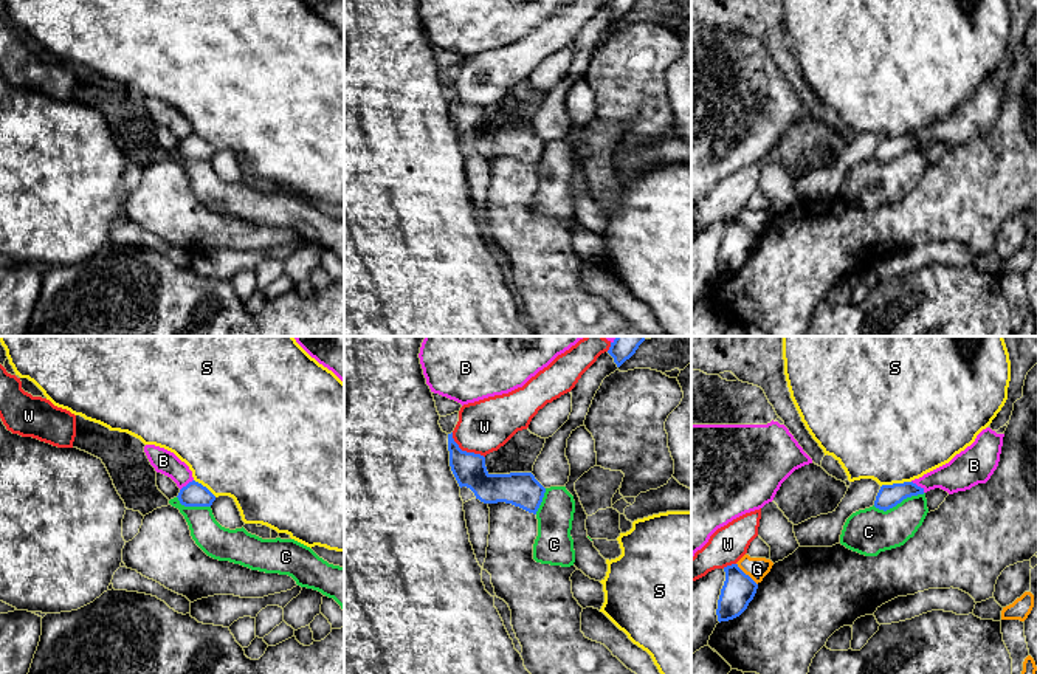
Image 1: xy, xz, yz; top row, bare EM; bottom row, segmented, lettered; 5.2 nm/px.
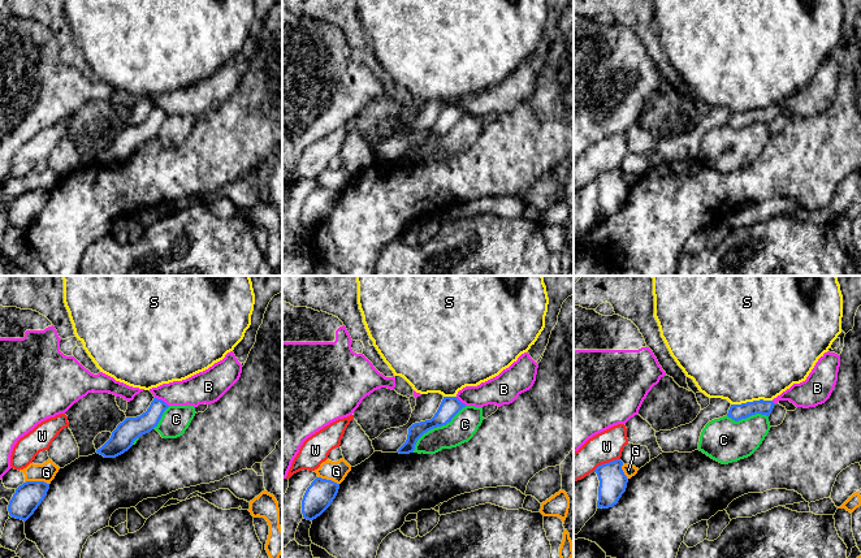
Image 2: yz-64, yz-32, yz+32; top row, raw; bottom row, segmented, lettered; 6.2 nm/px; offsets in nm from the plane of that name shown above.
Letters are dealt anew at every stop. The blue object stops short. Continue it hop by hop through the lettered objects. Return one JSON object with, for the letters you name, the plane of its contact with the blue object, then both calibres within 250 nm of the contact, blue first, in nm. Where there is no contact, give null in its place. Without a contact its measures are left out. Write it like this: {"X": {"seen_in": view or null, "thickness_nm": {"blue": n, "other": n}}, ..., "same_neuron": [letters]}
{"same_neuron": []}

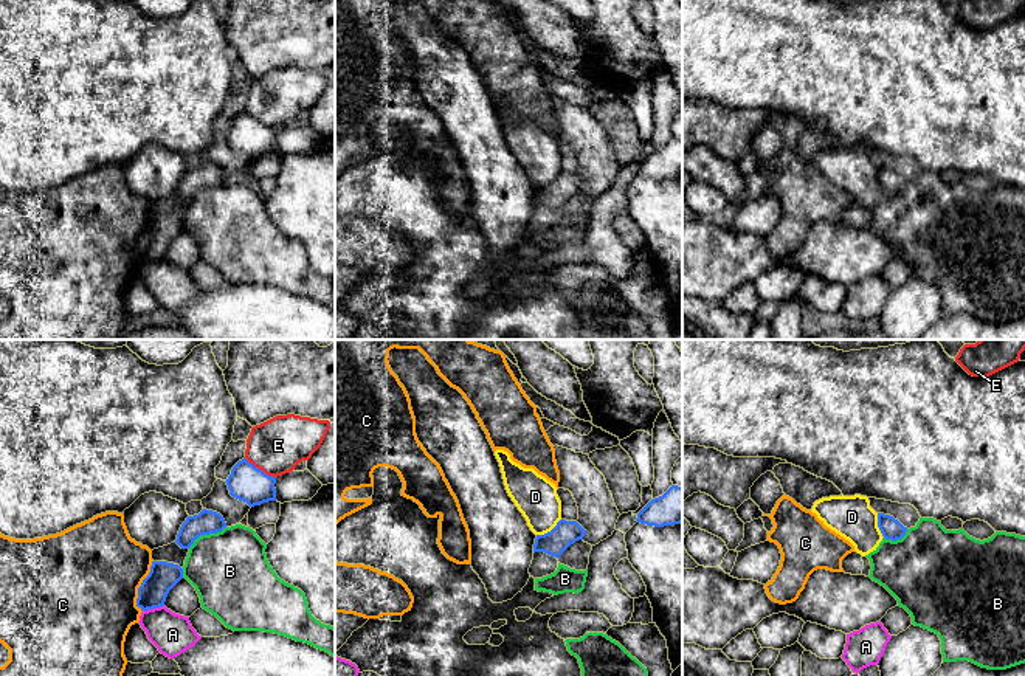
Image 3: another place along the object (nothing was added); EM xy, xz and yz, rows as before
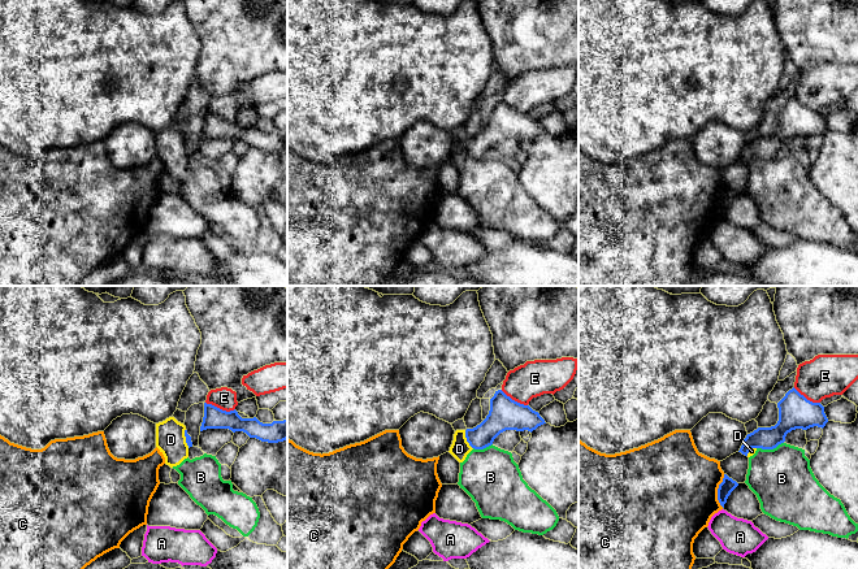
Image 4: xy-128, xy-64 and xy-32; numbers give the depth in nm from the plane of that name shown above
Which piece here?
{"same_neuron": []}

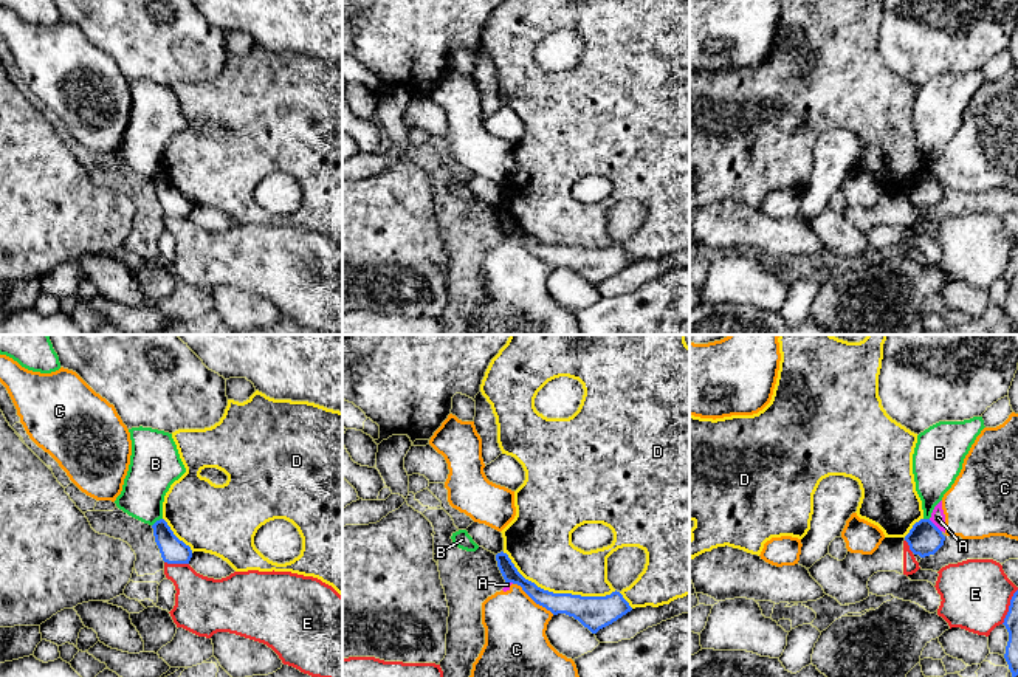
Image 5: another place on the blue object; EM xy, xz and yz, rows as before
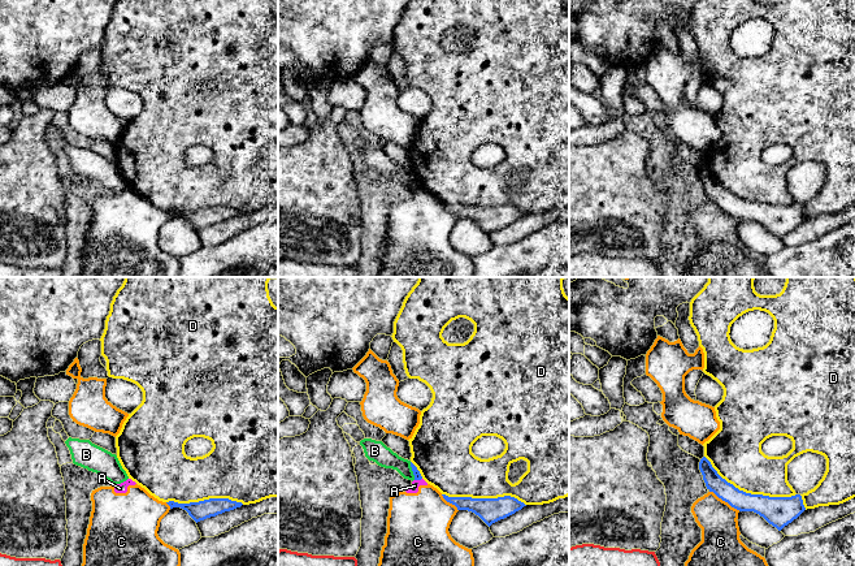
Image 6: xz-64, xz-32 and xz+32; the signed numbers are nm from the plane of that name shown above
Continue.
{"same_neuron": []}

